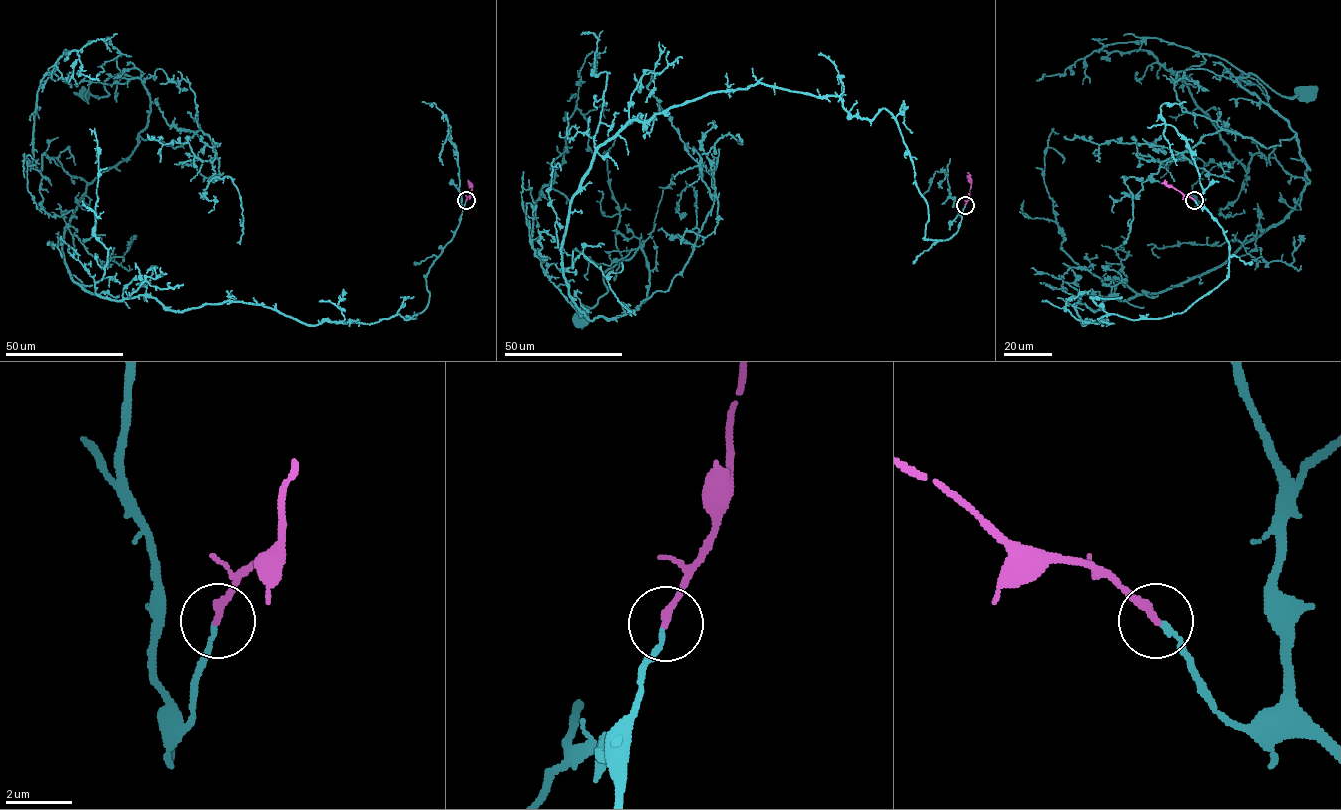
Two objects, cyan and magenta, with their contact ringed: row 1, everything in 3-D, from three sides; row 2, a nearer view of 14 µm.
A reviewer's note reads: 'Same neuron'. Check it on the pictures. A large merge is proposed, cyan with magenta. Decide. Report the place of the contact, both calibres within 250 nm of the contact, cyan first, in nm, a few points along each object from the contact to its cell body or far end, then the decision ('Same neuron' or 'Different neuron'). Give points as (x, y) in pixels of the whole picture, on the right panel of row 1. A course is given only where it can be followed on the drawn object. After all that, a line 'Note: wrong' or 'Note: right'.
Place: (1194, 200). Thickness 140 nm (cyan) against 240 nm. Course of cyan: (1194, 200), (1228, 277), (1083, 324), (1074, 303), (1180, 285), (1283, 219), (1297, 134), (1237, 78), (1305, 93). Course of magenta: (1194, 200), (1161, 183). Same neuron
Note: right

